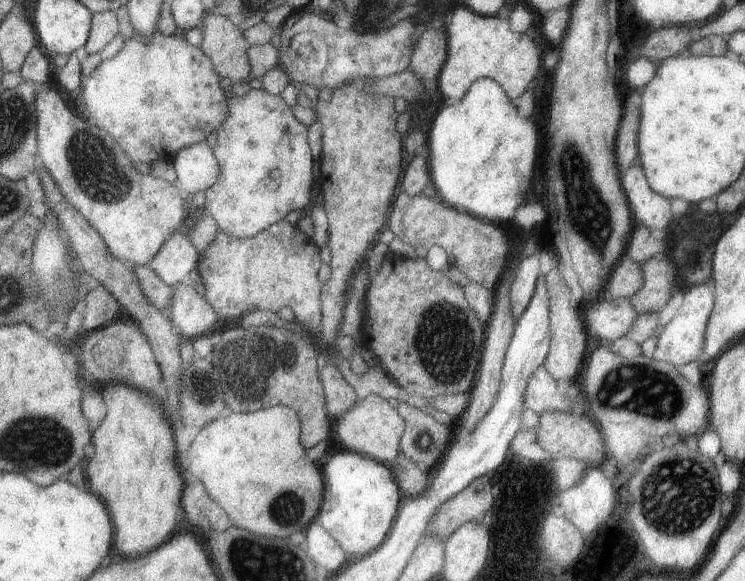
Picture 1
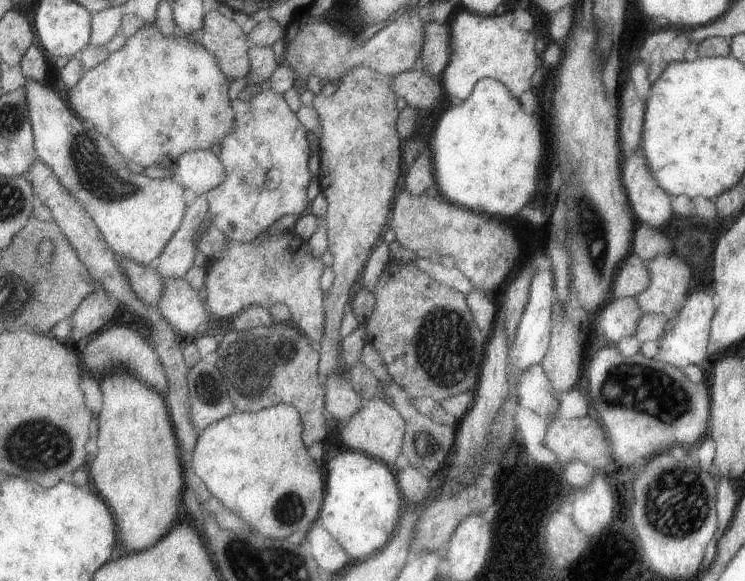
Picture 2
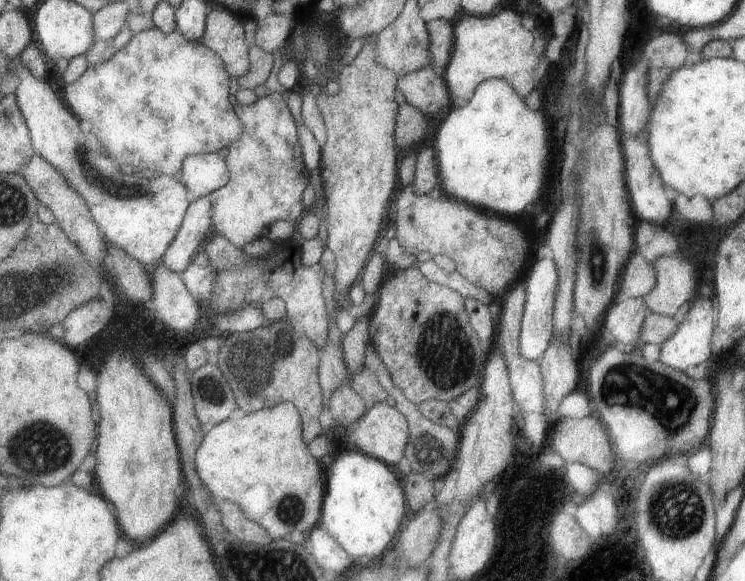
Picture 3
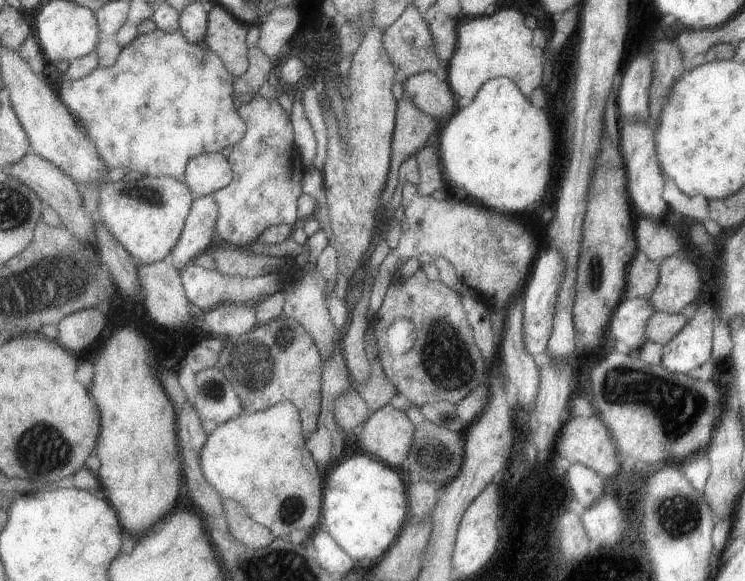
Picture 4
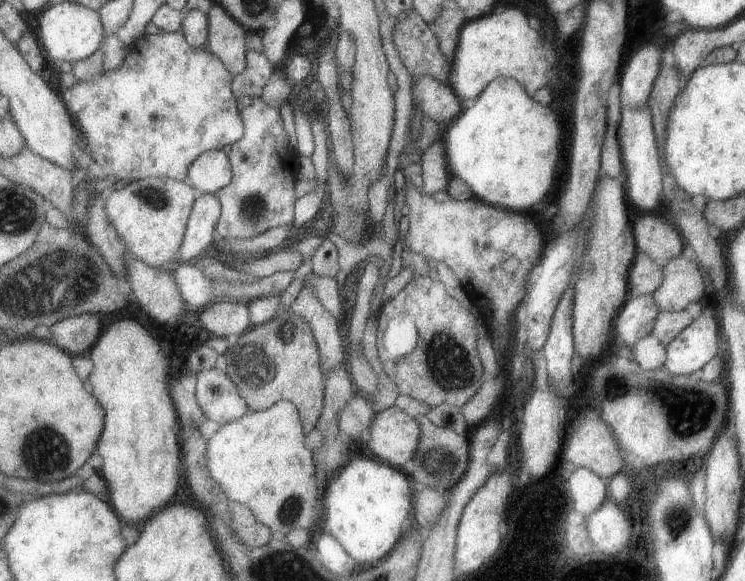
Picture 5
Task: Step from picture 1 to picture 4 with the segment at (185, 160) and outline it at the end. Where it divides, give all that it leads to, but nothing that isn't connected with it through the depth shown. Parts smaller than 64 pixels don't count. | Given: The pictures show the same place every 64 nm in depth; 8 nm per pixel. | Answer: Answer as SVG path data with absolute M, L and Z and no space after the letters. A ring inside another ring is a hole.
M201 154L187 160L185 184L195 198L209 196L225 188L233 178L227 154Z

